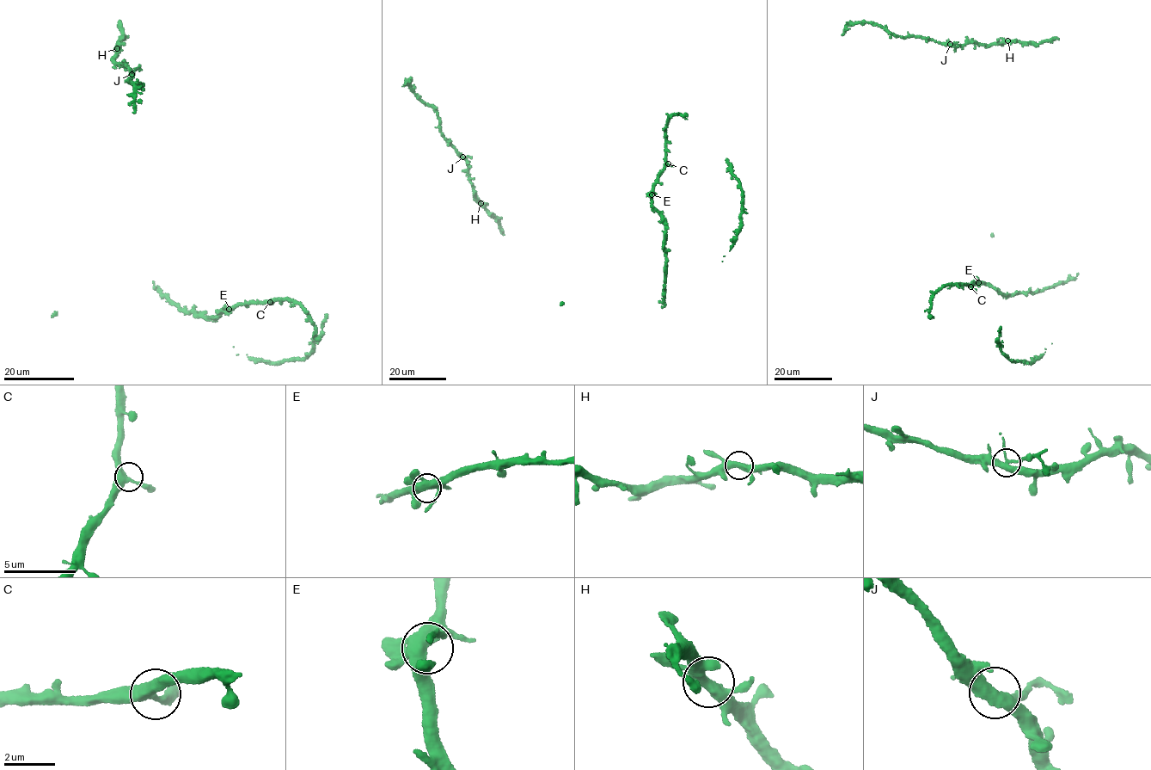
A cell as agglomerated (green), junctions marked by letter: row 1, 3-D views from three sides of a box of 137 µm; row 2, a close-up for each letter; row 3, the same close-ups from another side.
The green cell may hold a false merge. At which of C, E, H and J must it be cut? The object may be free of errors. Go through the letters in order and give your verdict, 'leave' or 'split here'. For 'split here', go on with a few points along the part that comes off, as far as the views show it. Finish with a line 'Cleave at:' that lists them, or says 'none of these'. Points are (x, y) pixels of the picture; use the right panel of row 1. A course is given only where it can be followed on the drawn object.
C: leave
E: leave
H: leave
J: split here
Cleave at: J

